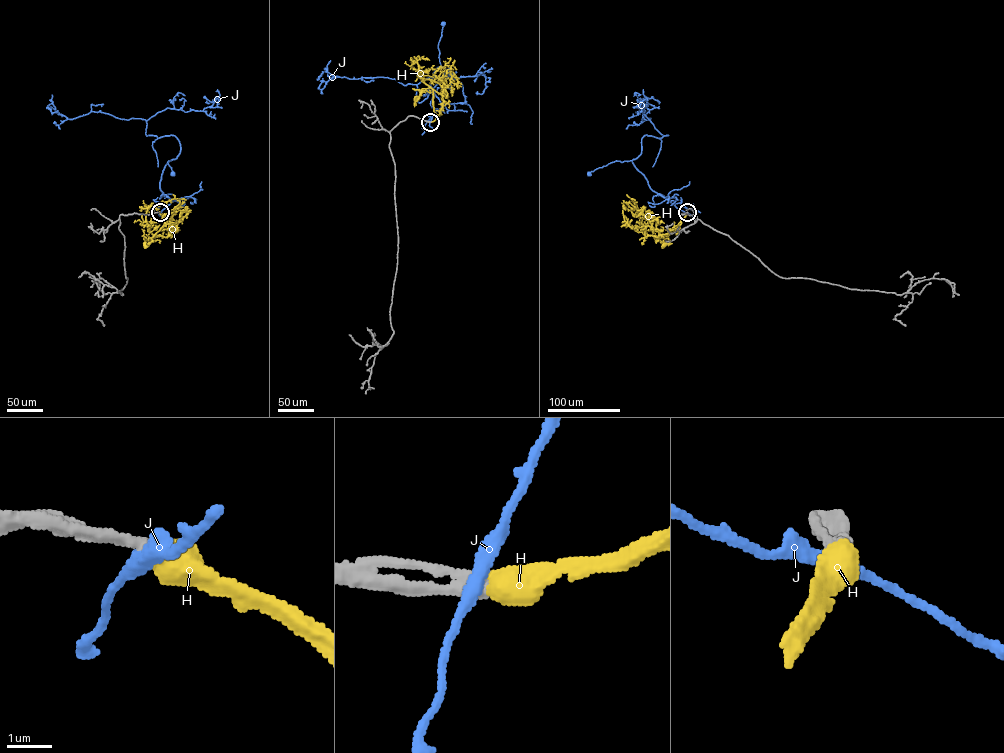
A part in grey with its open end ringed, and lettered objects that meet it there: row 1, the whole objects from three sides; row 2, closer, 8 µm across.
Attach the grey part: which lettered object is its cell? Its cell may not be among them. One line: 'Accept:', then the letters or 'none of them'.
Accept: H

